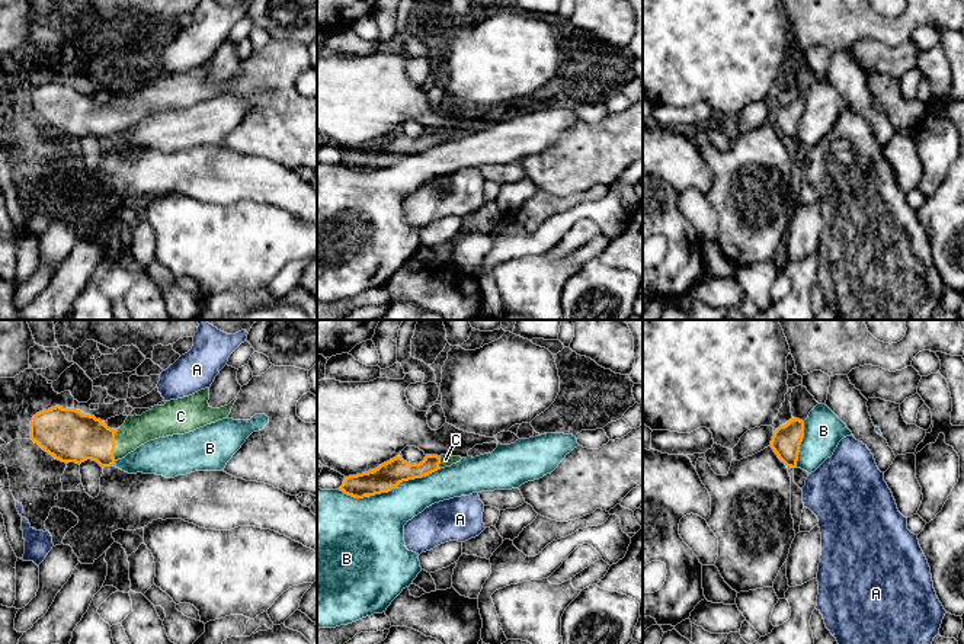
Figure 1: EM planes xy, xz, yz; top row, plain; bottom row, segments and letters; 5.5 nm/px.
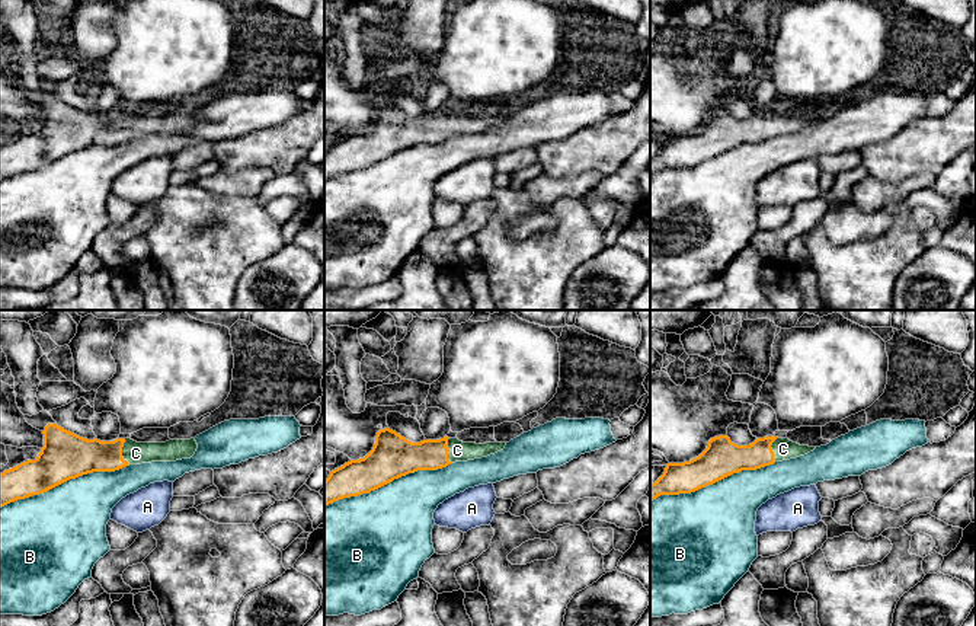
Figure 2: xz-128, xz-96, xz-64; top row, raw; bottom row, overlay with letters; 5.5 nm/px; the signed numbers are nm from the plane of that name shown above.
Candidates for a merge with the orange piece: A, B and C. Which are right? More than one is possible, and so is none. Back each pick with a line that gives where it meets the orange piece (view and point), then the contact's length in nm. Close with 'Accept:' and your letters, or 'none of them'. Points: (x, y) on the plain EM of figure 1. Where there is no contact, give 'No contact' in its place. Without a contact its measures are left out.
C: Touches orange at xy (114, 119). Shared border 180 nm
Accept: C

